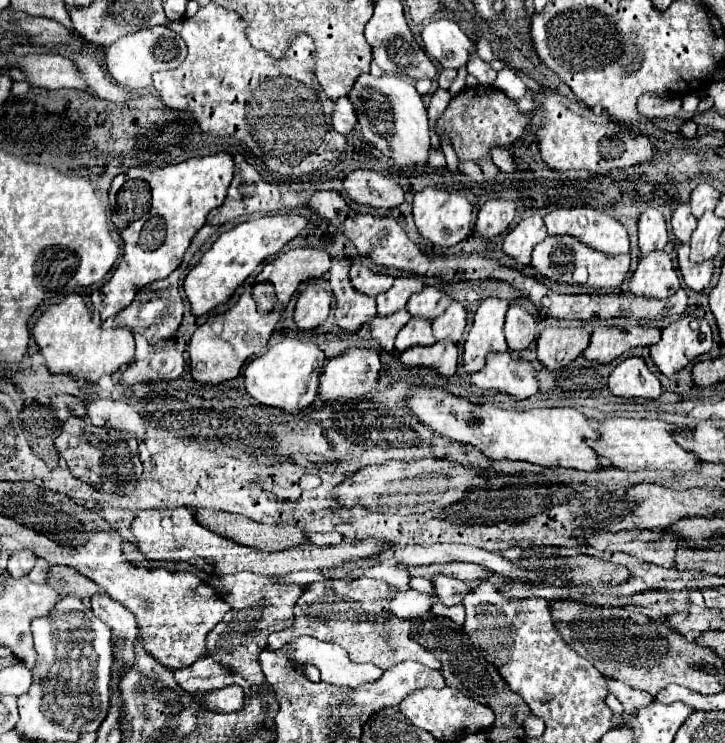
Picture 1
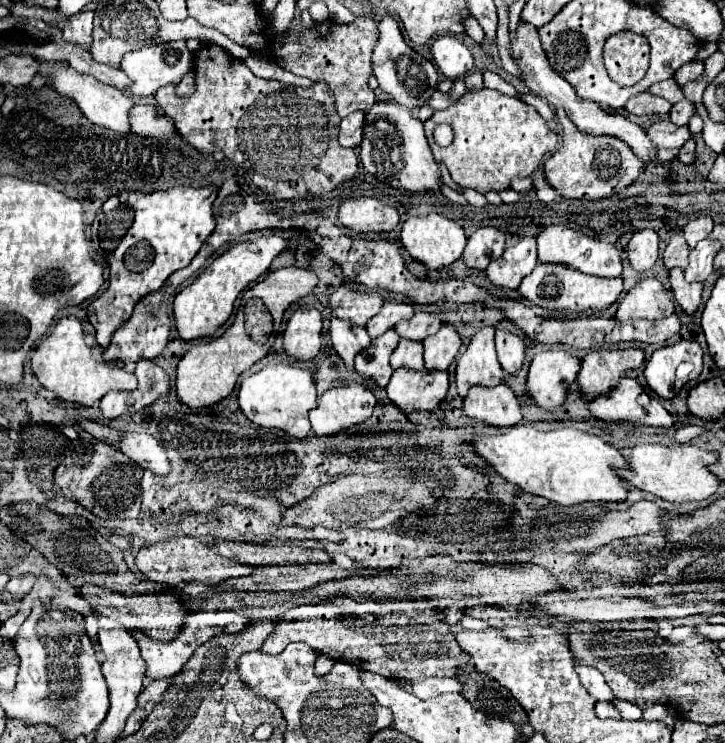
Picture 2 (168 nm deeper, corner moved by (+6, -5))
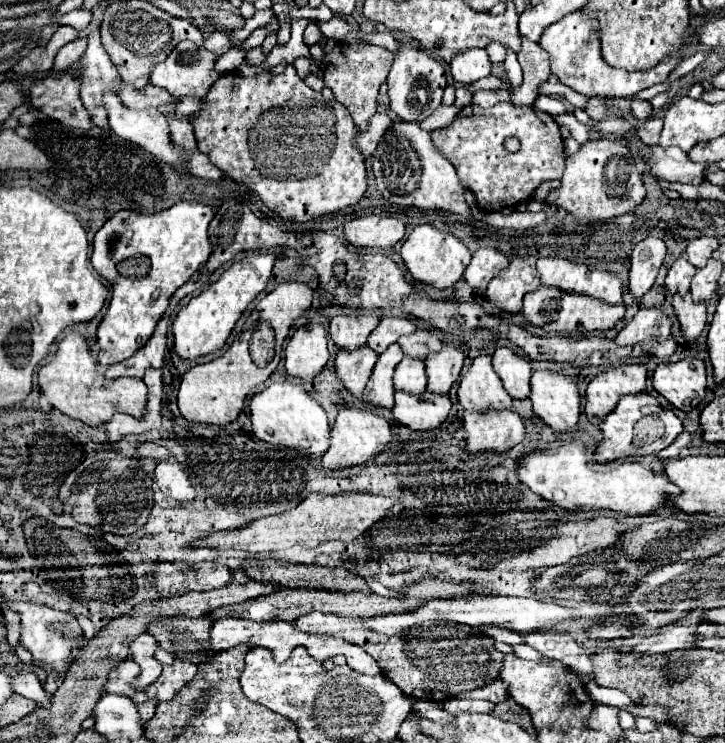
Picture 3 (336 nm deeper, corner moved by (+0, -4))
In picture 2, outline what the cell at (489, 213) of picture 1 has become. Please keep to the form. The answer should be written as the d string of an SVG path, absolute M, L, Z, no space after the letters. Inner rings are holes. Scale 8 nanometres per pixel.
M482 226L478 228L470 238L468 244L464 248L462 260L470 266L470 268L478 268L478 270L486 270L488 264L500 256L500 252L504 252L504 232L496 226Z

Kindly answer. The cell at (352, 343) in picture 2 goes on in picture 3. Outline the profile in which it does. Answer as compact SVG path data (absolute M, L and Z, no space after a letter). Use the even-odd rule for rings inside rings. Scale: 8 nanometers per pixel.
M362 347L362 351L352 351L352 353L338 351L336 355L338 379L354 397L362 397L362 391L372 375L376 359L378 355L374 355L370 347Z

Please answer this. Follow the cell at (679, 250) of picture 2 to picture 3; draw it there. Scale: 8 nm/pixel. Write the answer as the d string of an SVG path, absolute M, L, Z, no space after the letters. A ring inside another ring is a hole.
M684 255L678 257L666 275L666 283L664 283L666 291L670 295L676 295L676 293L686 295L690 291L690 281L692 281L694 273L696 273L696 269L688 263L688 259Z

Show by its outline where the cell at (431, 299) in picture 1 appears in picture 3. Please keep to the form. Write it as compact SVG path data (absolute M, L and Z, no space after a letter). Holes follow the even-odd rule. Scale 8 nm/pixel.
M418 329L414 335L404 335L398 339L398 345L404 355L424 361L430 353L436 353L442 347L442 337L438 331Z

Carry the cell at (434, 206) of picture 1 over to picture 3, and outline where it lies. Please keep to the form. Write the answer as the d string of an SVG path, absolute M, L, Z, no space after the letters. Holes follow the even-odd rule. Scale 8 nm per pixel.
M432 225L414 227L410 237L402 245L400 257L416 281L432 285L436 289L448 289L454 283L458 283L464 275L464 269L470 265L470 259L472 259L470 251L460 239L456 239L450 233L442 233Z

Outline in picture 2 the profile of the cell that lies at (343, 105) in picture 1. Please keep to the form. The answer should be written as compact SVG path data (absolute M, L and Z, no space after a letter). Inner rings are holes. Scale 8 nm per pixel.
M352 112L350 116L342 118L340 122L340 144L348 148L356 148L362 140L362 124L364 124L364 112Z

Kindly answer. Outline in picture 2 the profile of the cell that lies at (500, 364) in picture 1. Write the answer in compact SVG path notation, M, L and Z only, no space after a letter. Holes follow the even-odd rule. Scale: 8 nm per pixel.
M506 382L494 388L472 386L464 398L464 414L492 426L512 426L522 420L520 400Z

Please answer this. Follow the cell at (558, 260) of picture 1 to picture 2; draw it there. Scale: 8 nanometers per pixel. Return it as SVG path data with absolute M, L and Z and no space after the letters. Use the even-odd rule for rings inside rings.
M538 262L536 268L524 276L518 292L536 306L548 310L570 310L570 312L588 312L588 310L604 310L612 302L618 300L622 292L622 278L598 278L574 270L566 264L546 264Z

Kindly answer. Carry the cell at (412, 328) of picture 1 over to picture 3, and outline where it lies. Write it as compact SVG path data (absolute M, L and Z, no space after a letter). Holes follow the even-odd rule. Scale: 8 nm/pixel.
M408 355L400 361L394 373L394 389L412 395L422 395L426 391L426 369L424 361L410 359Z

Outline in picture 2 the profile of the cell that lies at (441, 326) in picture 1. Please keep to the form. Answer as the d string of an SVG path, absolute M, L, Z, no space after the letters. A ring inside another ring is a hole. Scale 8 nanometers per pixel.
M442 324L442 328L424 338L424 366L428 370L448 370L454 356L460 348L460 336L456 332L454 324Z

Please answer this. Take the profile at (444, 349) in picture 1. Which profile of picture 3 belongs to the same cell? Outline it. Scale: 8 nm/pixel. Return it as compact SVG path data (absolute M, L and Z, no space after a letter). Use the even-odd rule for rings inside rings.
M396 393L396 405L392 409L394 419L412 431L430 431L440 427L452 409L450 399L438 395L404 395Z

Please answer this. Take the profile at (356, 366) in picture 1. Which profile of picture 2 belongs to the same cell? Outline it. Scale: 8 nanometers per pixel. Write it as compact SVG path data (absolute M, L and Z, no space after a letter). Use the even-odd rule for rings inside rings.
M364 382L330 388L318 398L318 406L310 410L312 430L316 436L348 432L354 424L366 420L374 406L374 392Z

